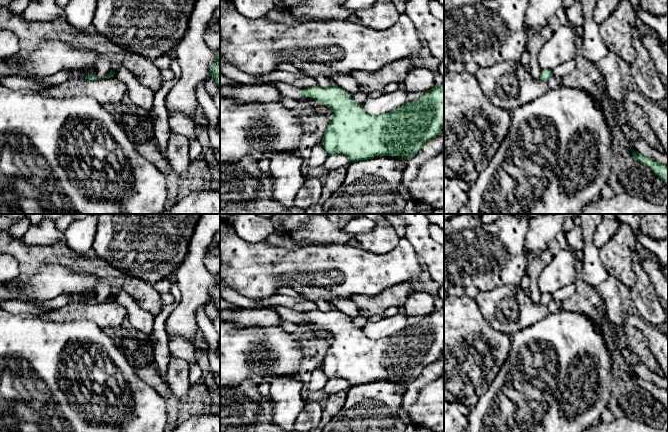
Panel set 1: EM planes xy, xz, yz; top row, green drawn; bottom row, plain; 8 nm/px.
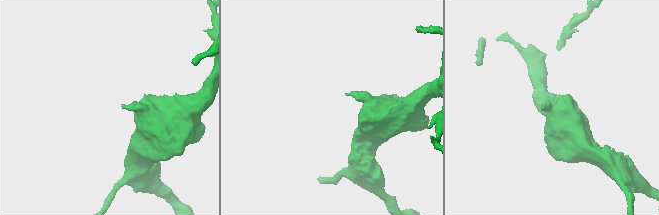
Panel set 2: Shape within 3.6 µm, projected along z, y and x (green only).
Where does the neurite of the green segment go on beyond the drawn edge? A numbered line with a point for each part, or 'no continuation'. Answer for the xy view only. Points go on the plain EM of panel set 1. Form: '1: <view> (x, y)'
no continuation

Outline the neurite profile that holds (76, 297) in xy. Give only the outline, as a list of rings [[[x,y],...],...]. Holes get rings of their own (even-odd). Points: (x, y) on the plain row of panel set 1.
[[[88,291],[88,292],[71,292],[68,293],[71,299],[71,303],[86,303],[86,300],[90,297],[95,296],[95,291]]]

